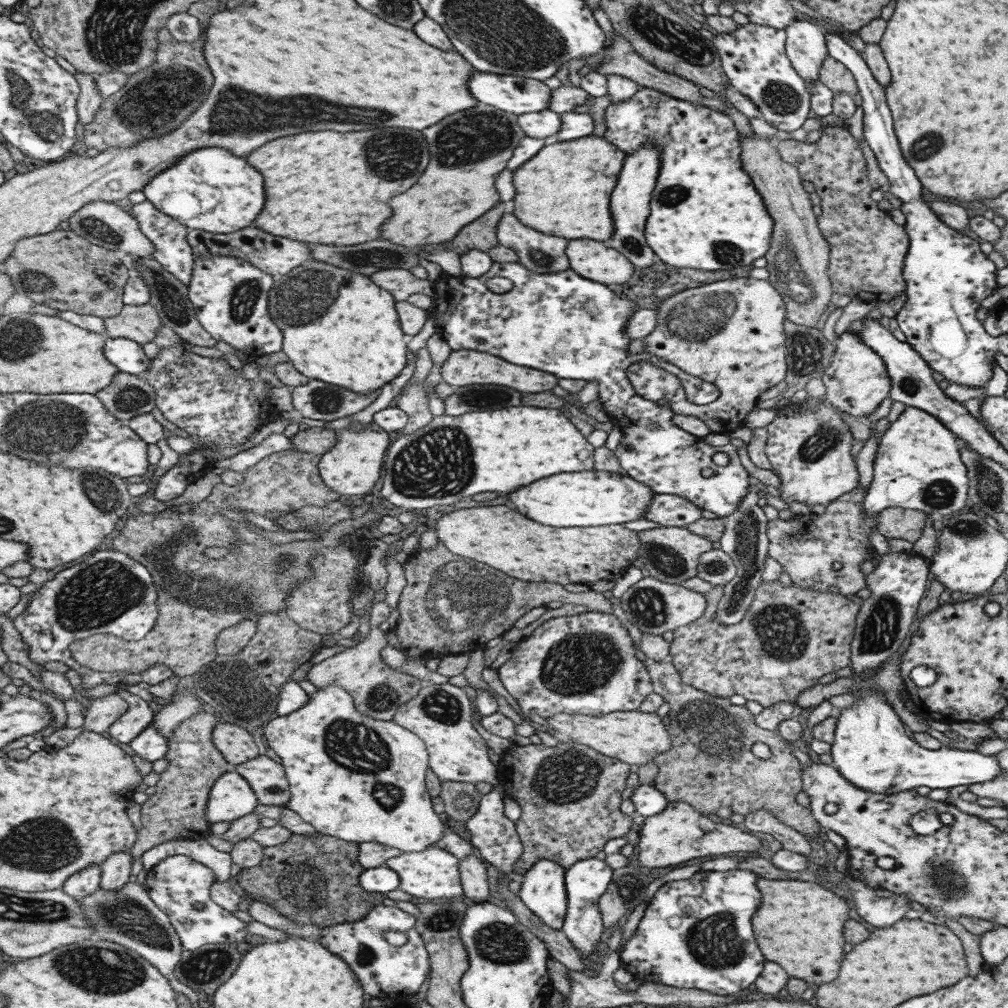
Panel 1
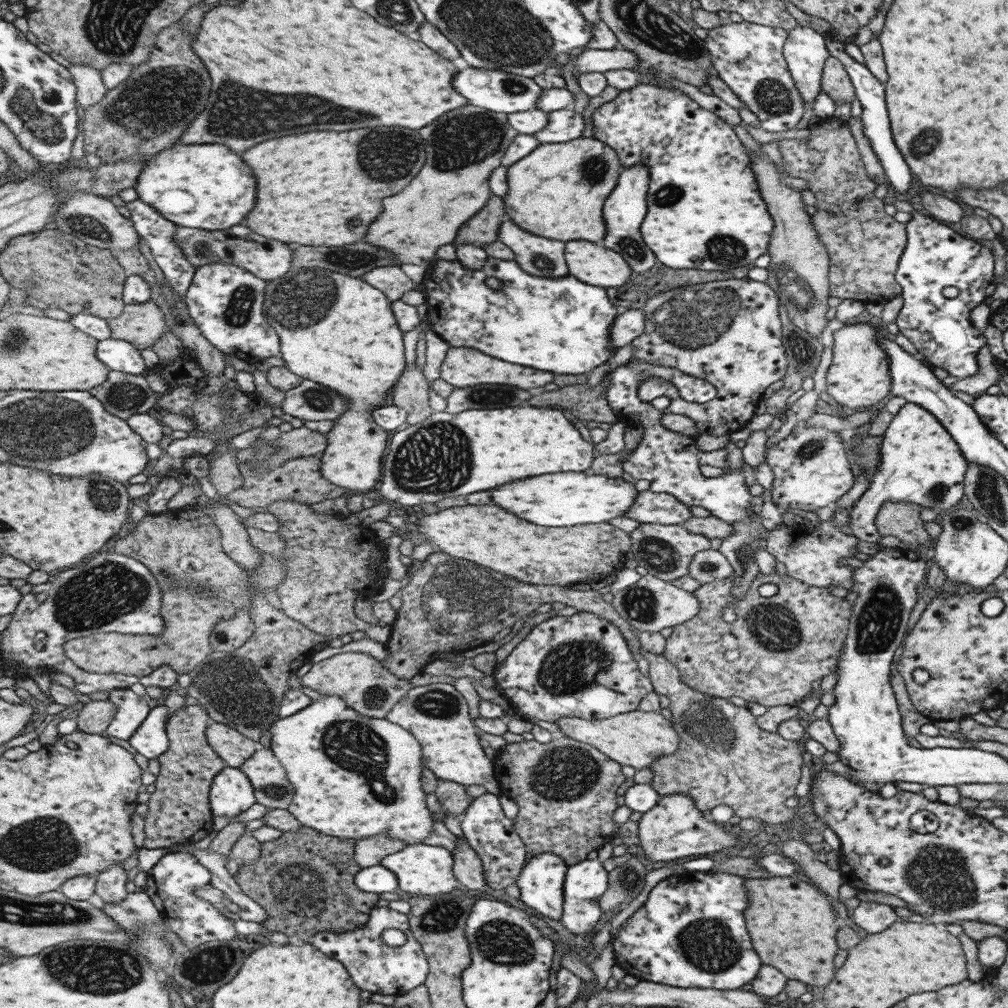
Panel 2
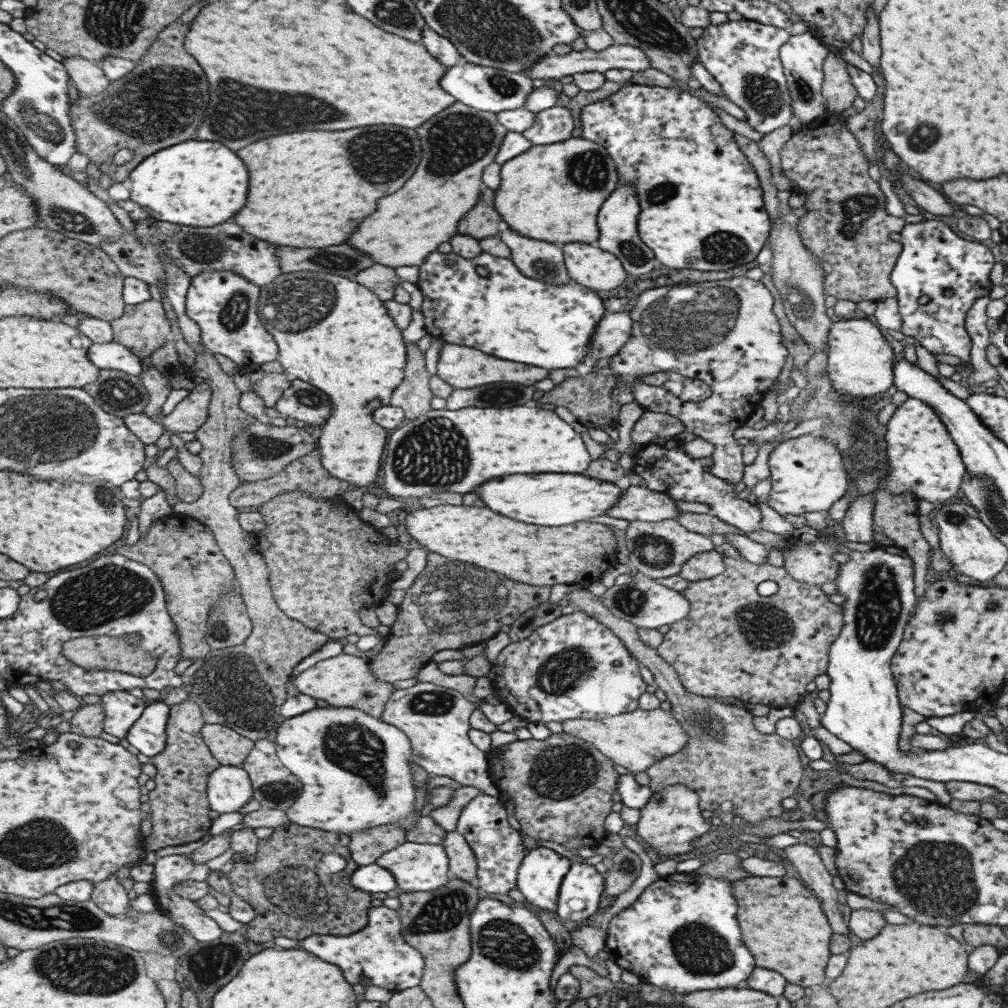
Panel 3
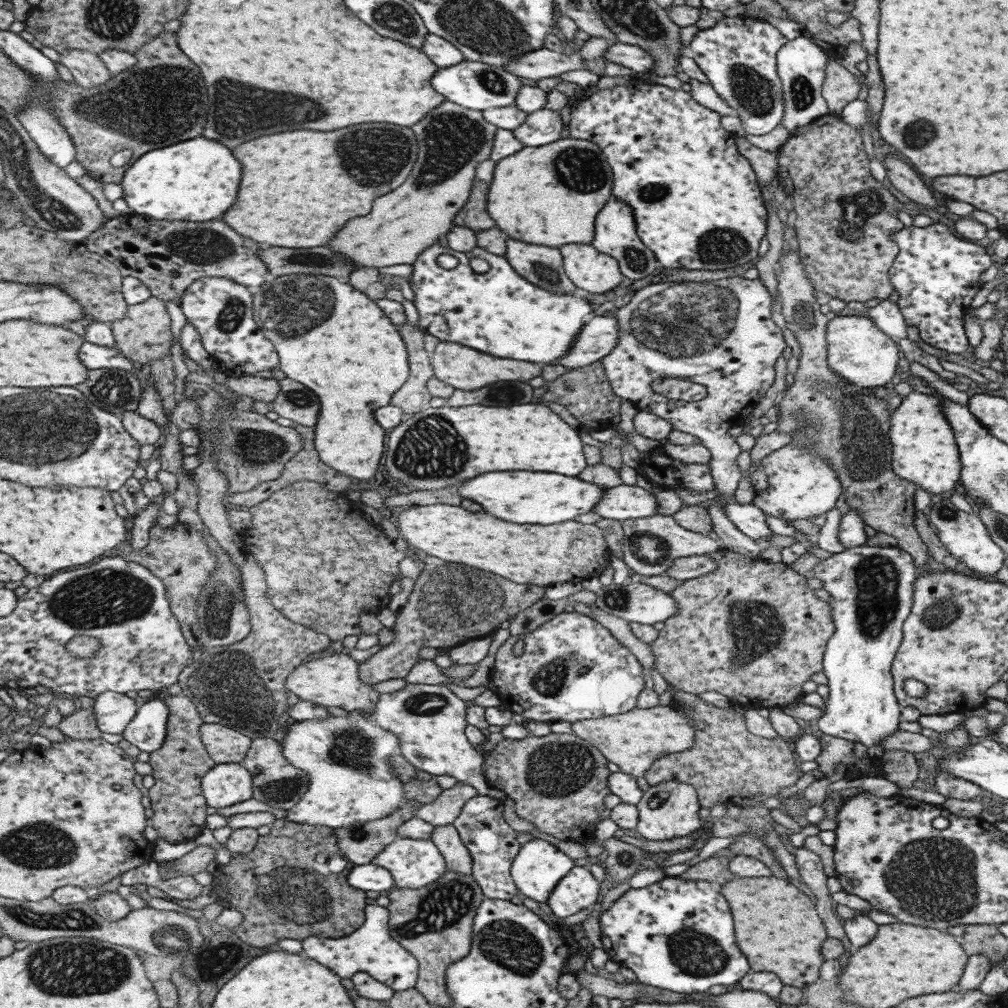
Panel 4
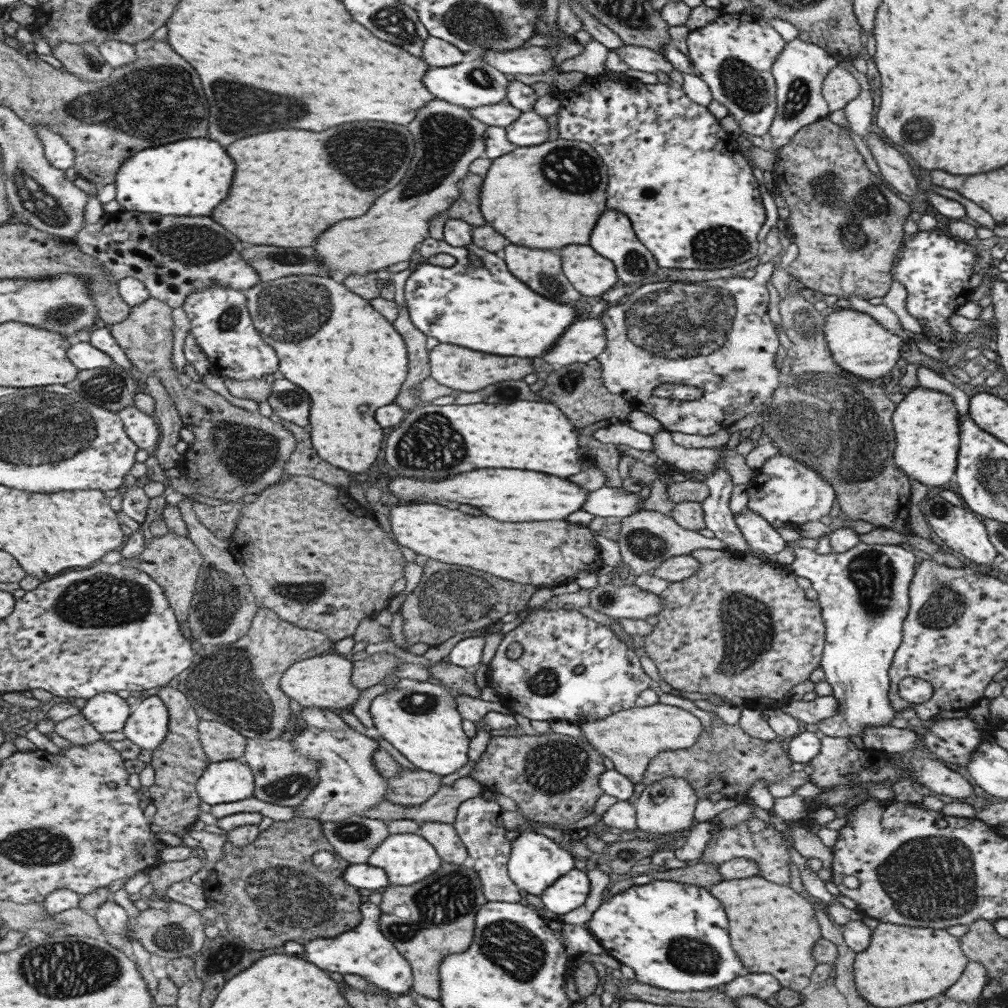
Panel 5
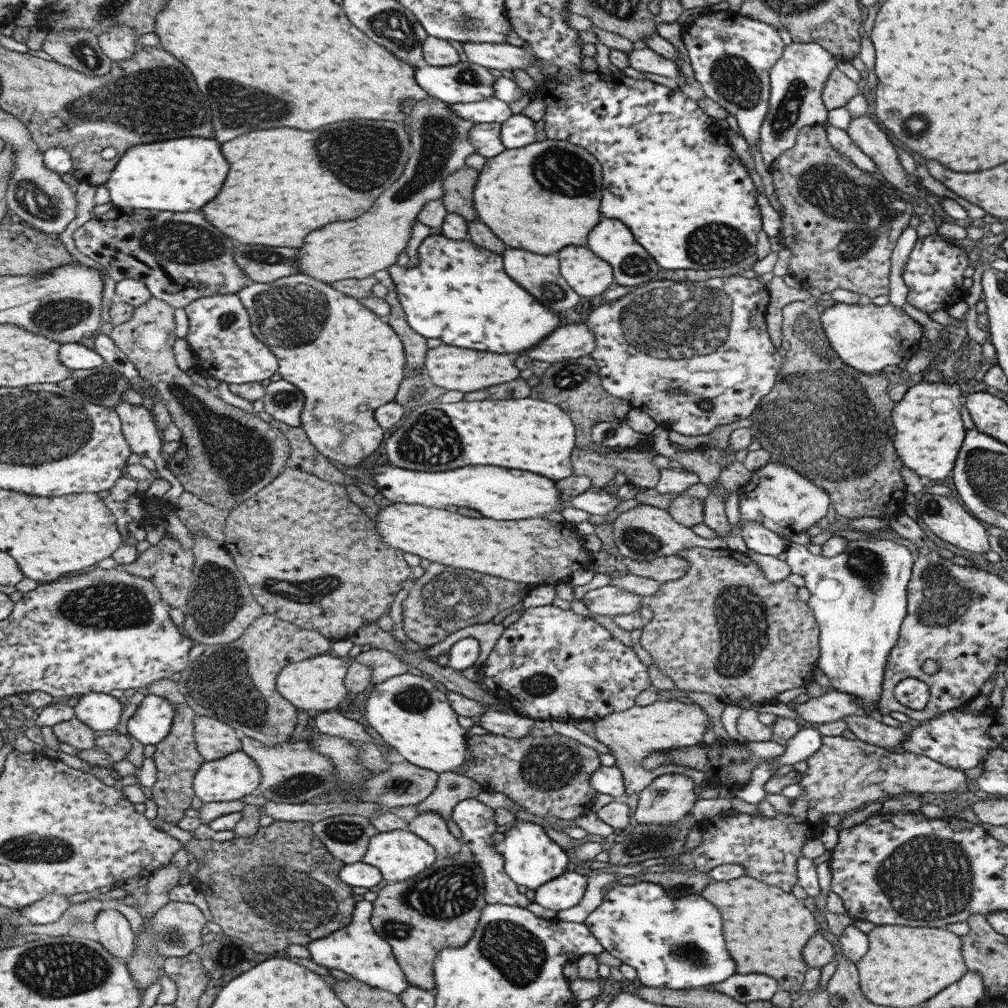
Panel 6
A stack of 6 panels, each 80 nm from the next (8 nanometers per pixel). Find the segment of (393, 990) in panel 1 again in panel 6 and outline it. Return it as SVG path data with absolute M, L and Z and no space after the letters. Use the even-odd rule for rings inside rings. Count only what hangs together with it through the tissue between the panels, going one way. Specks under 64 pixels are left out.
M365 900L355 902L349 922L345 926L305 946L309 951L310 960L315 964L328 969L341 970L349 974L349 977L364 982L367 986L398 995L409 984L396 958L392 955L389 943L377 936L376 931L373 930L369 920L371 911L371 902Z

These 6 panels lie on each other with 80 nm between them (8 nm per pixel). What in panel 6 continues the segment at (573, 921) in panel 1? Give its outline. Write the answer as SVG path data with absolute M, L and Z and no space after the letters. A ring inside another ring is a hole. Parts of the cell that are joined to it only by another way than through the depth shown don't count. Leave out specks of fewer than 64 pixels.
M570 869L561 876L541 884L534 890L533 901L547 910L565 910L579 902L586 889L586 877L579 869Z

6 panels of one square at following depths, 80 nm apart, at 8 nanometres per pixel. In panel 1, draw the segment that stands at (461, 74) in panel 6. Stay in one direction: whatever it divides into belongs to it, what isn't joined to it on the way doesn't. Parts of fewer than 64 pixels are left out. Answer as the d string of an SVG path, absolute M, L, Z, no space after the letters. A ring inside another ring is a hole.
M473 71L466 82L469 94L479 103L496 108L503 112L520 115L528 112L545 110L550 97L550 90L540 80L510 74L491 74Z

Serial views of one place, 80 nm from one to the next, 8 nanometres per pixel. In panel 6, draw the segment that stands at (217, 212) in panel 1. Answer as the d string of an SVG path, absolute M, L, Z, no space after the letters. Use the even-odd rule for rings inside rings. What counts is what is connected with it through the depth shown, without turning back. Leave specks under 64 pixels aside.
M173 138L163 142L137 143L123 151L115 166L110 170L109 176L102 184L109 192L109 200L115 209L145 209L154 211L180 212L197 210L205 202L209 202L221 182L225 180L227 162L219 154L219 146L215 140L209 138Z

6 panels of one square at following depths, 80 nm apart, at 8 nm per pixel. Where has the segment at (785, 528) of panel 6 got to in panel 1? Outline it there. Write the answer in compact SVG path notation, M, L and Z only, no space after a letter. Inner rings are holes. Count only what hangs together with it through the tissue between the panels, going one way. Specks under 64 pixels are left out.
M851 331L836 336L830 364L822 372L820 380L825 387L825 395L815 409L789 402L765 426L764 455L770 470L779 478L780 499L787 504L801 502L807 507L814 504L825 507L857 487L855 462L849 454L854 439L841 418L867 416L888 397L890 390L890 378L881 357Z

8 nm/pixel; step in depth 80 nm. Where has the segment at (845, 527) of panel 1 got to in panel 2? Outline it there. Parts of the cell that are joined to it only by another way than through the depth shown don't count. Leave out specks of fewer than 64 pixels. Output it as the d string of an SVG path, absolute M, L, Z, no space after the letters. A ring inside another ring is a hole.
M832 506L833 519L829 522L819 521L818 528L811 528L804 523L793 526L787 526L783 523L775 530L767 532L765 549L776 560L785 567L787 576L814 587L840 586L849 592L852 585L852 568L839 566L839 558L849 558L854 556L855 544L859 540L850 534L847 534L848 512L850 508L837 509Z

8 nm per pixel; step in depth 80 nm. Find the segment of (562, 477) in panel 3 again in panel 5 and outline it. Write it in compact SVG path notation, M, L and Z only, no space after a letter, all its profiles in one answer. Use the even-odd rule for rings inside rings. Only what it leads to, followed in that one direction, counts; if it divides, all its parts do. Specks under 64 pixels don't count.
M471 470L465 474L455 474L453 478L439 479L431 481L429 479L418 479L393 474L391 478L387 476L388 492L393 496L405 498L405 496L417 496L419 503L431 502L431 500L453 500L459 504L471 504L479 508L483 514L489 518L501 520L501 522L531 522L531 520L563 520L570 512L581 509L580 506L587 496L588 490L581 488L575 482L569 482L567 478L555 478L555 476L545 476L529 470Z

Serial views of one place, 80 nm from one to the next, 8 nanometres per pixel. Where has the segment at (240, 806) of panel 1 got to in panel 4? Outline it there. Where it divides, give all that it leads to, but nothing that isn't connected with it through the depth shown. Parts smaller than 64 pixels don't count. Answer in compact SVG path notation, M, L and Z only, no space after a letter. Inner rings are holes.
M215 764L205 772L200 782L206 806L227 808L252 798L252 782L249 772L237 764Z

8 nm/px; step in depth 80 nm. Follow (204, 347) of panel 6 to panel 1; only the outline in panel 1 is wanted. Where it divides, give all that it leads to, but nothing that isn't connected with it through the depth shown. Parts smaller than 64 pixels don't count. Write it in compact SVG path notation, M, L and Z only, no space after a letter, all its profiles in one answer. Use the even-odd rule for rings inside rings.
M208 255L205 259L195 256L187 297L192 302L195 319L205 333L239 352L258 357L277 352L282 343L281 331L271 323L267 311L268 292L273 287L273 280L271 275L233 256Z

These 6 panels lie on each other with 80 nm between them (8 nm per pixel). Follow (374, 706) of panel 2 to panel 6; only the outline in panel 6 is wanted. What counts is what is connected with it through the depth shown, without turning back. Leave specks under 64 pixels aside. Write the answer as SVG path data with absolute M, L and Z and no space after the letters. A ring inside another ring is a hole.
M317 655L284 666L274 678L274 689L280 697L290 702L296 709L301 708L310 714L329 711L340 702L345 701L347 694L343 686L343 677L349 665L347 659L331 655Z

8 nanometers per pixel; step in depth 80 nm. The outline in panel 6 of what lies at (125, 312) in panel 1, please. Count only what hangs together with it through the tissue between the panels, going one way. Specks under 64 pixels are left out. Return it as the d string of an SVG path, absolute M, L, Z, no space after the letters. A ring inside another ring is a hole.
M150 297L141 306L134 307L129 321L106 328L114 345L133 363L138 375L159 393L173 425L181 431L180 445L166 461L165 468L180 482L183 490L199 497L199 500L223 510L238 506L271 482L286 463L290 446L275 426L259 417L220 400L214 392L193 384L189 376L173 361L174 308L166 302Z

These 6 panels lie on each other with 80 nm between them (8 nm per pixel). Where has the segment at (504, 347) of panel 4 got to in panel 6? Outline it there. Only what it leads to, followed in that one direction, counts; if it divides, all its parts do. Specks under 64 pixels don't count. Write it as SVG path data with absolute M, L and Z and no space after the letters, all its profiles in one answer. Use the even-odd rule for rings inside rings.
M441 234L427 235L417 248L417 266L404 268L392 265L387 274L395 285L395 294L405 315L405 322L413 332L423 338L439 338L445 345L483 352L509 354L531 348L541 338L549 336L555 328L559 328L560 313L545 310L541 303L533 302L529 293L503 271L502 255L489 252L468 238L451 240Z

